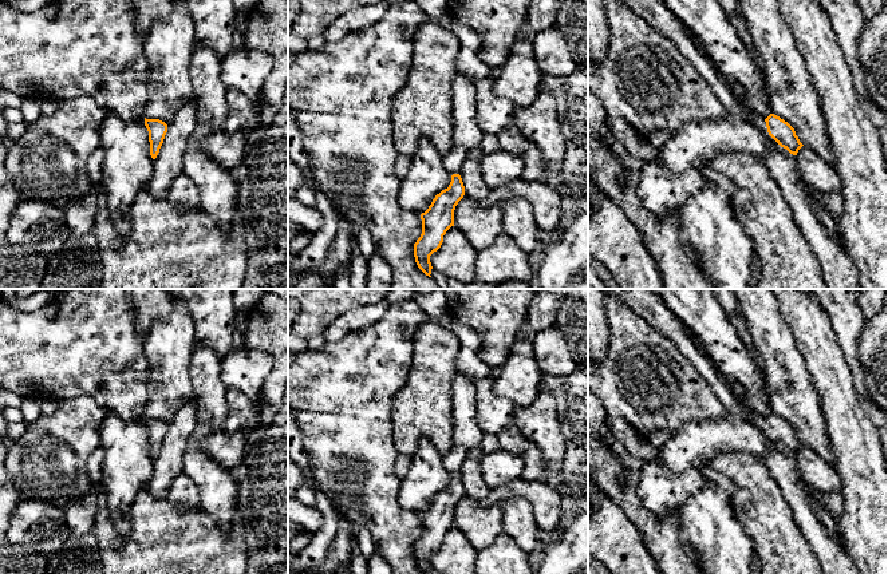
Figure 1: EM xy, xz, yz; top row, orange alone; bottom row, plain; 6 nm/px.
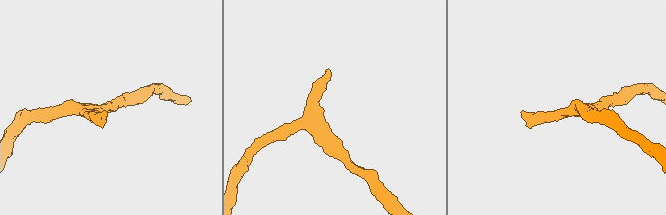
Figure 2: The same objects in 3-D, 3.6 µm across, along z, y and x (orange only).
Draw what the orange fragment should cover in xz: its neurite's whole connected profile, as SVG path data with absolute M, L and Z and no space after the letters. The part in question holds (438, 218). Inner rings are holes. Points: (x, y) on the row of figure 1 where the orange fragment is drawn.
M457 71L451 90L454 136L451 150L443 155L443 167L451 175L451 182L421 214L422 234L414 244L415 262L429 277L431 277L433 269L430 256L441 248L443 235L454 226L455 206L465 195L465 186L459 175L461 166L469 151L477 147L484 136L475 120L475 82Z

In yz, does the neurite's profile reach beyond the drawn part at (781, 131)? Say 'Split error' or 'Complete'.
Split error

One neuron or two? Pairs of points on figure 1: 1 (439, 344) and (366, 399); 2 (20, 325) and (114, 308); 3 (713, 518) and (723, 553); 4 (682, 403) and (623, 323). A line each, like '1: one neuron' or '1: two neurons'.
1: two neurons
2: one neuron
3: one neuron
4: one neuron

